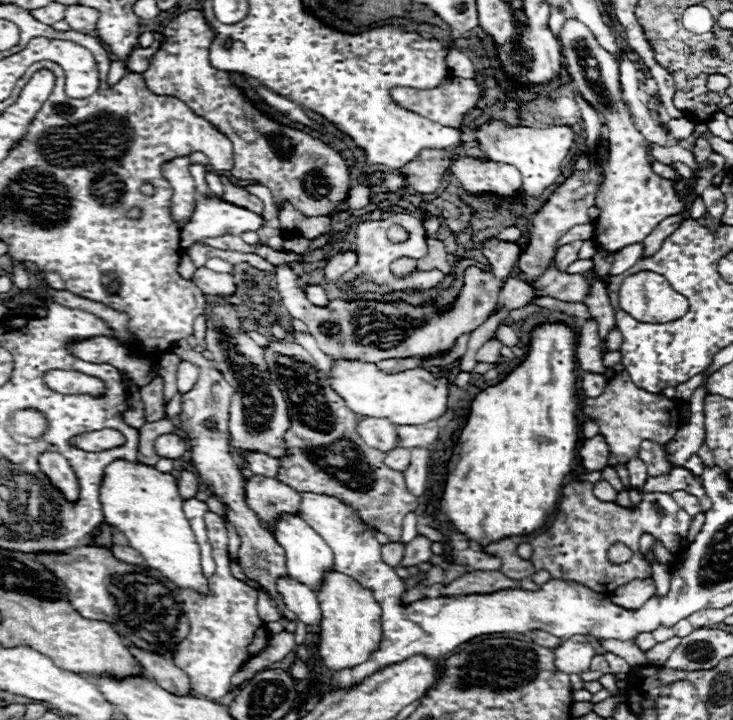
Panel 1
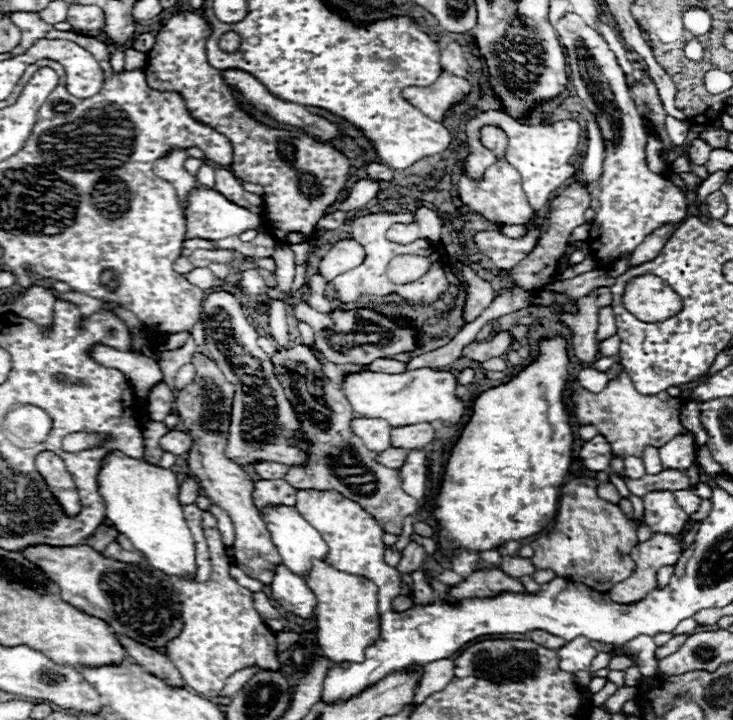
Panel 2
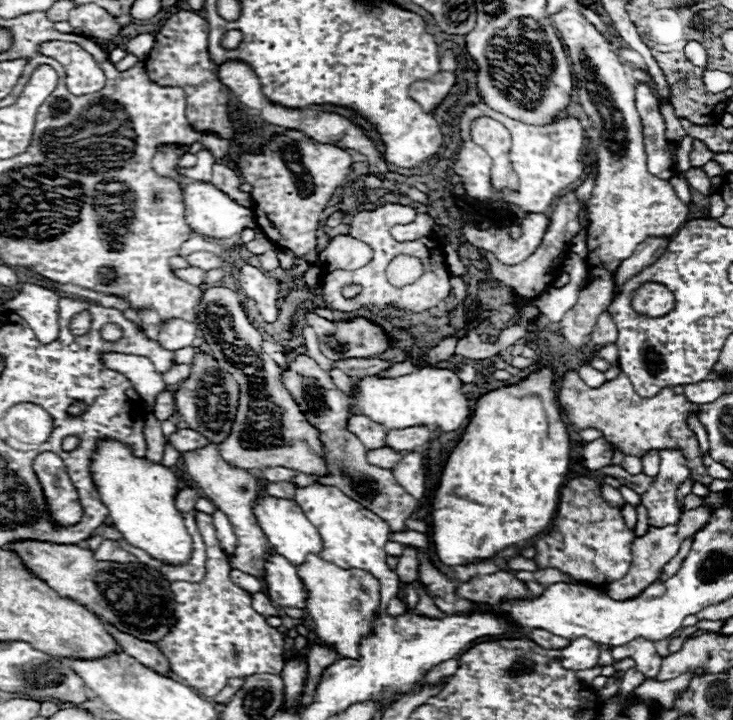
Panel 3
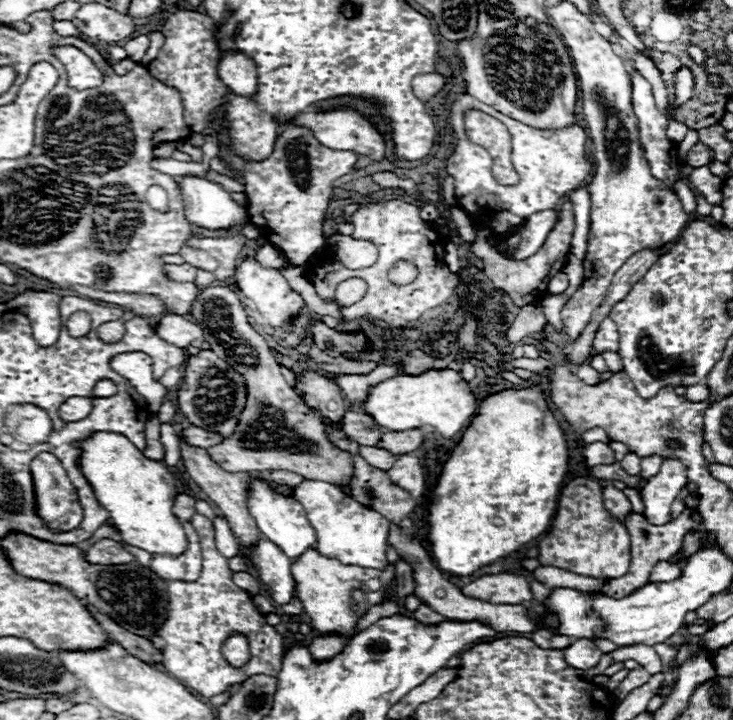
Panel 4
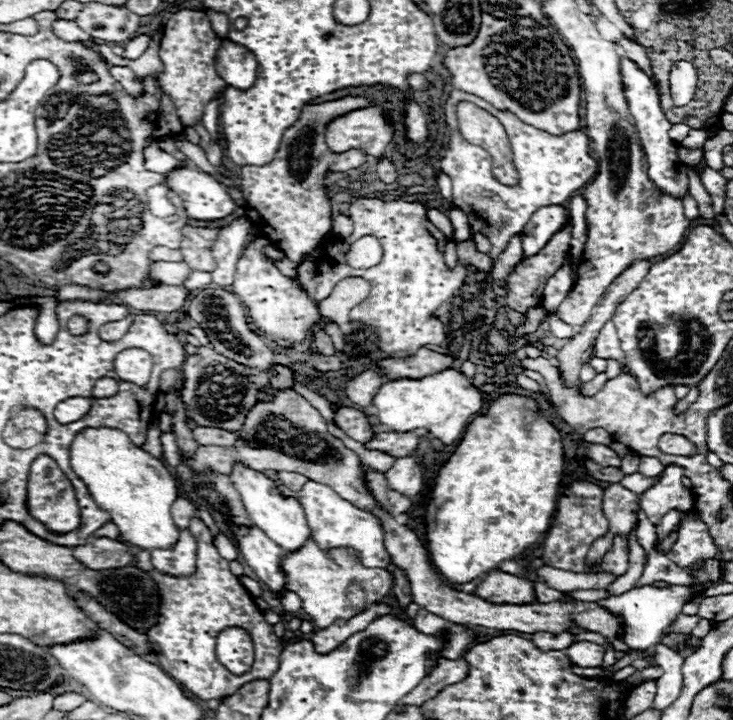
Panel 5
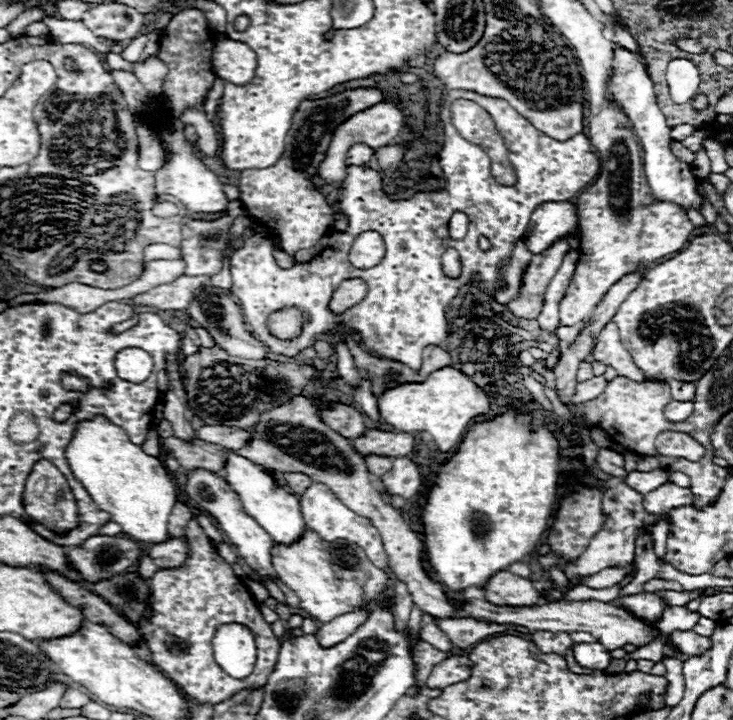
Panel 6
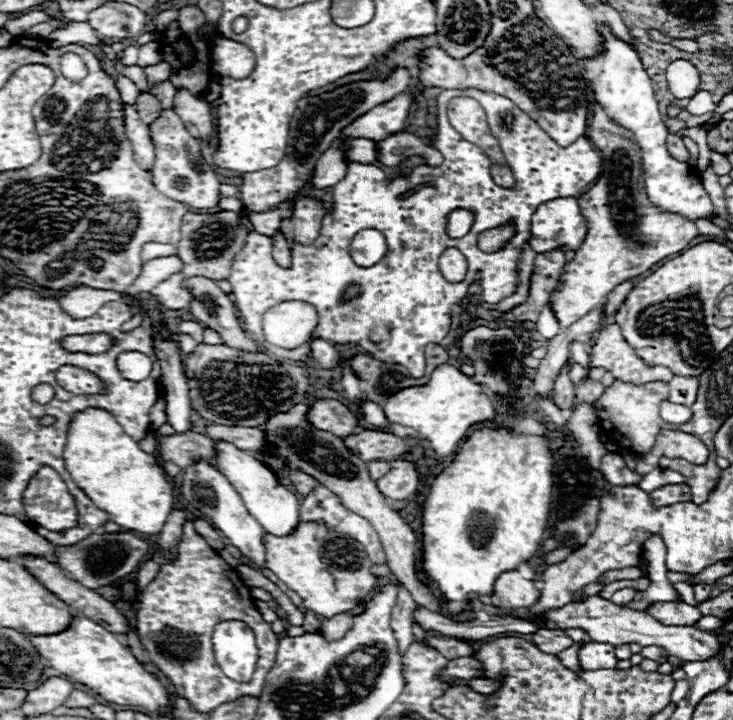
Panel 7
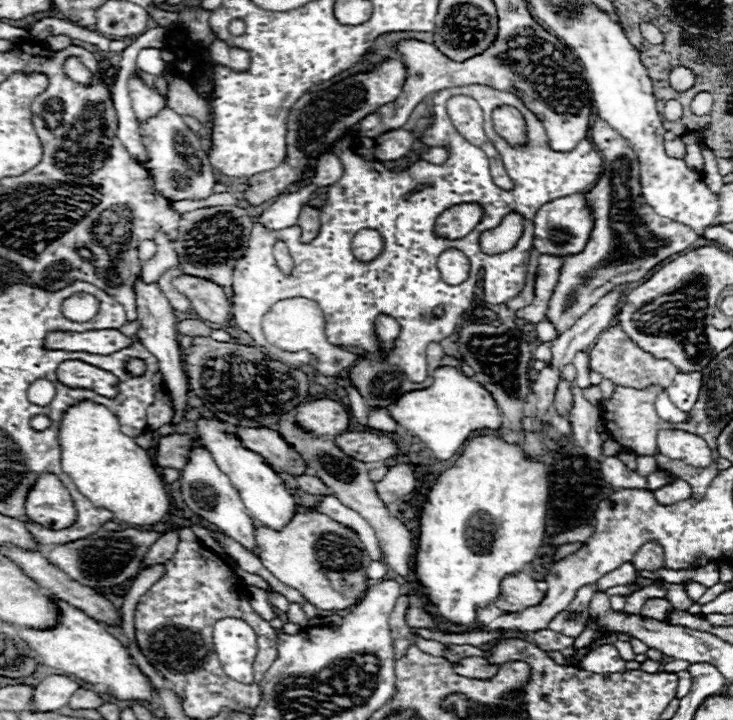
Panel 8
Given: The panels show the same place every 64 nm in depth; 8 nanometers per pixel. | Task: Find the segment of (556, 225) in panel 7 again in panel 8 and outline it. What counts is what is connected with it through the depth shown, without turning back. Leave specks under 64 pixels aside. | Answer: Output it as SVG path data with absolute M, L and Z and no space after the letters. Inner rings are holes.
M572 194L564 200L554 200L552 204L546 204L534 220L534 248L540 254L554 254L554 256L574 256L580 254L592 234L592 210L588 206L588 200L584 194Z

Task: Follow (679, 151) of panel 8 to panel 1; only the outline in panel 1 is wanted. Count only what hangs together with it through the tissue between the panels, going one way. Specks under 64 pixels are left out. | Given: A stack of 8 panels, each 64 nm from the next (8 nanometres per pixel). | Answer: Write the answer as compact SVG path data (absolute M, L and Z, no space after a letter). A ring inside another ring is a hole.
M696 138L696 144L694 144L694 148L692 148L692 154L694 154L696 162L704 162L704 160L708 160L708 156L712 154L712 148L710 148L708 140L704 140L704 138Z

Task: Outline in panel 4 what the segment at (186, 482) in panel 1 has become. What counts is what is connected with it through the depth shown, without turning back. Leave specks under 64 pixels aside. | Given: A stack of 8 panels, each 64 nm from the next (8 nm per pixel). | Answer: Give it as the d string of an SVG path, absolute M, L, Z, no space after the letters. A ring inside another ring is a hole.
M178 494L178 496L176 496L172 512L174 512L174 516L178 518L180 524L190 522L190 518L192 518L194 512L196 512L196 510L194 510L194 504L196 504L196 500L194 500L192 496L188 496L188 494Z

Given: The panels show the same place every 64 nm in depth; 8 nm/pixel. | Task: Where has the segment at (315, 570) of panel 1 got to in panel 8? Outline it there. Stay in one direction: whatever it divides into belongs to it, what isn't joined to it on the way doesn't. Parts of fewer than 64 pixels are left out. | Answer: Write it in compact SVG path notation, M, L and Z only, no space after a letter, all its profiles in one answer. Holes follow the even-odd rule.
M202 416L198 418L196 422L196 434L204 440L206 448L212 452L218 468L230 478L232 486L238 490L244 506L246 506L246 512L260 524L268 526L268 528L284 528L290 520L290 516L294 516L294 510L296 510L296 500L294 496L286 490L280 474L276 474L268 464L266 460L244 448L240 438L232 432L226 432L226 424L212 418L212 416Z

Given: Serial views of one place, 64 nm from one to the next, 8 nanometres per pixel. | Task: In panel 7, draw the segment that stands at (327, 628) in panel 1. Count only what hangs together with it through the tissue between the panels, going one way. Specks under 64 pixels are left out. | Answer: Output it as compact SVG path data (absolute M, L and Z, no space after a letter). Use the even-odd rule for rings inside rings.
M300 520L292 534L264 534L262 542L266 548L266 568L288 584L288 588L300 594L304 608L310 608L324 618L356 608L360 602L366 602L370 592L376 588L376 578L370 574L372 562L368 560L362 544L328 528L322 520Z

